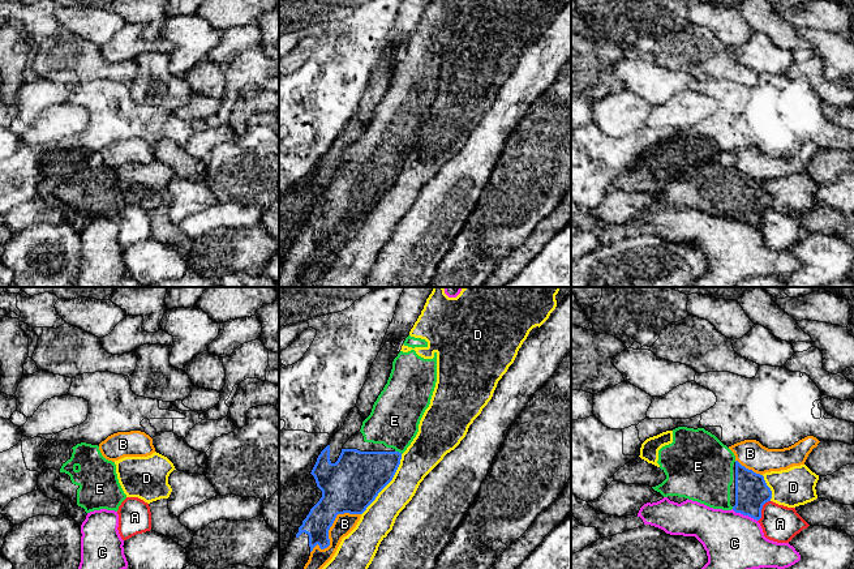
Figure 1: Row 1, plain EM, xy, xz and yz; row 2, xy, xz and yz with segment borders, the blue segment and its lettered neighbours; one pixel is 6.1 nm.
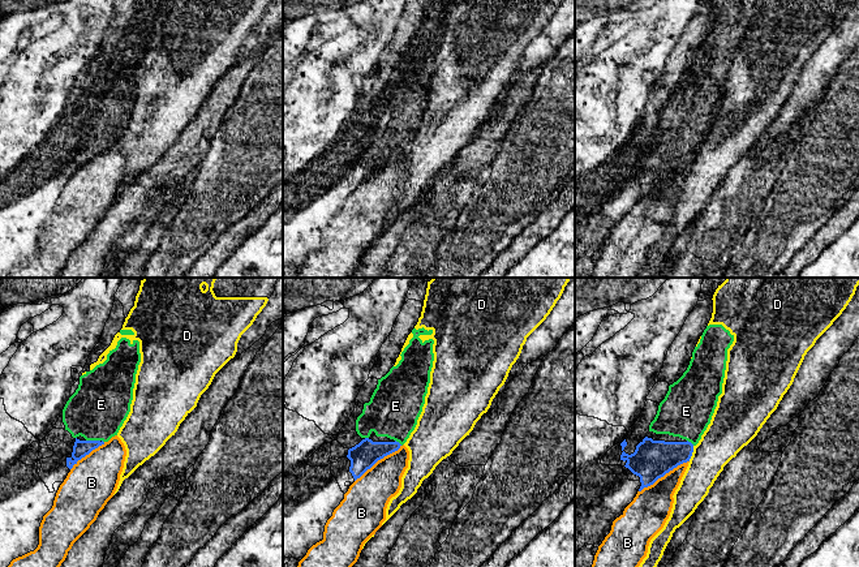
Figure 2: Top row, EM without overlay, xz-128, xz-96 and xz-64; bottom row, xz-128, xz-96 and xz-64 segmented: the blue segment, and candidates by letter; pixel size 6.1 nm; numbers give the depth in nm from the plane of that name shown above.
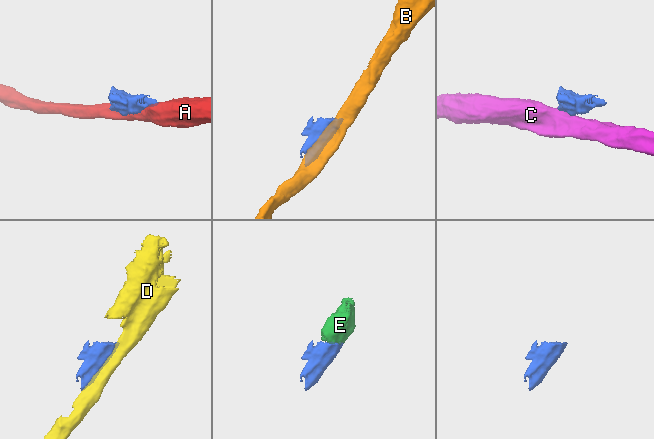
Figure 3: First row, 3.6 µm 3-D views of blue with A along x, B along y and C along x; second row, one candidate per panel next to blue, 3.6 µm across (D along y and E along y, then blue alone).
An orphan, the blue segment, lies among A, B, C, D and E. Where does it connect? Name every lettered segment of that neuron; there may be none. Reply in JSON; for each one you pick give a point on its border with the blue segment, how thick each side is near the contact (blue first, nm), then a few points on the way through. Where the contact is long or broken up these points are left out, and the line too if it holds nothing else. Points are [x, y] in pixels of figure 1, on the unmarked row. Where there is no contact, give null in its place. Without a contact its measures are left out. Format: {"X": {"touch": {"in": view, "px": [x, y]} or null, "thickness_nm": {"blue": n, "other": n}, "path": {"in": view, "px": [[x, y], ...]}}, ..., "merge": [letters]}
{"E": {"touch": {"in": "xz", "px": [398, 159]}, "thickness_nm": {"blue": 280, "other": 300}}, "merge": ["E"]}

